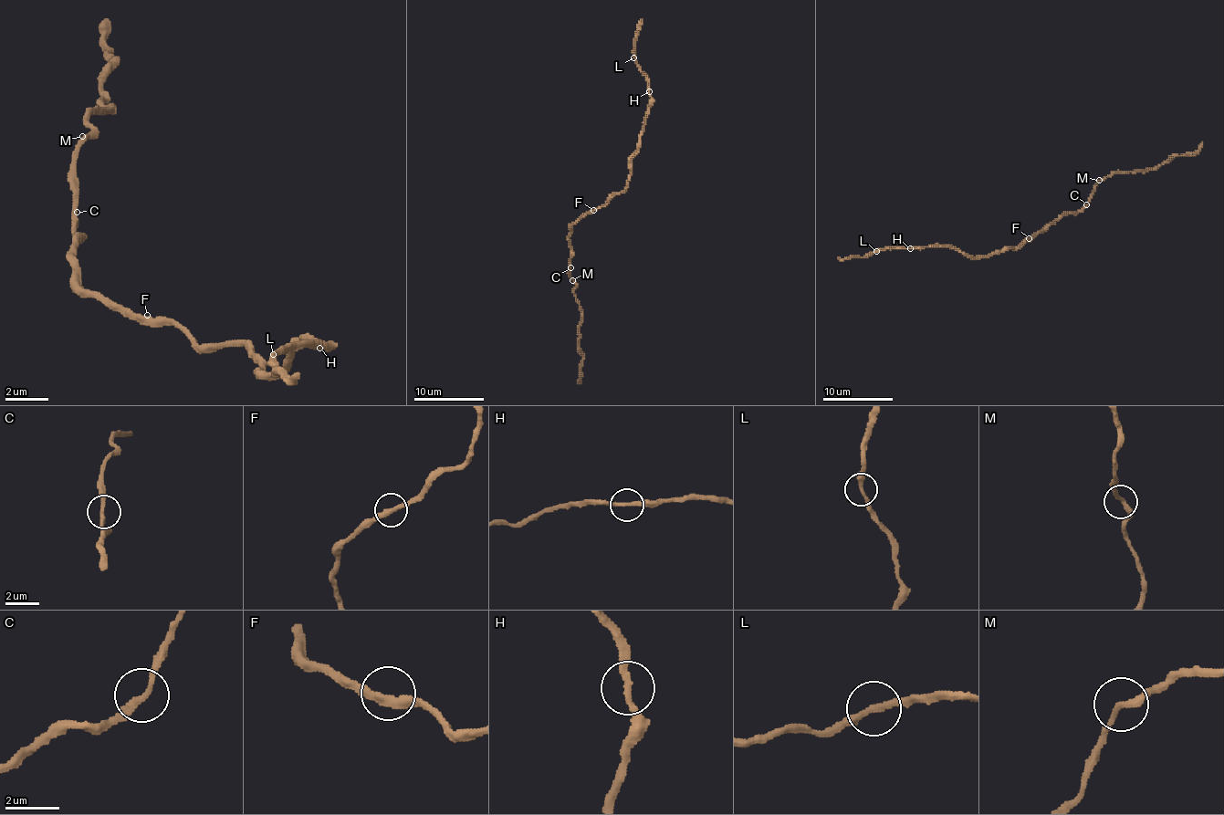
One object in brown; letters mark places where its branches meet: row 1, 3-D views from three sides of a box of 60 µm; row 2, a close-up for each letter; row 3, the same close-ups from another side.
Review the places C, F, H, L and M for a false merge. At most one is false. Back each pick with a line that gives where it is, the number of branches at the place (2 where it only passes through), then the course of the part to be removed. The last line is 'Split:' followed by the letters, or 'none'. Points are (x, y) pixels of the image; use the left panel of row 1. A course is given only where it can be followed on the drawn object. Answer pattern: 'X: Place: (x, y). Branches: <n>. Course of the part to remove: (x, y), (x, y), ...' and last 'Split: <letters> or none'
Split: none

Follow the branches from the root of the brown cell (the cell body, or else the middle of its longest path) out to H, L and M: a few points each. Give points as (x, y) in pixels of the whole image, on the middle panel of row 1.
H: (593, 212), (614, 194), (620, 194), (626, 185), (630, 158), (637, 149), (651, 99), (649, 91)
L: (593, 212), (624, 189), (630, 173), (630, 158), (637, 149), (651, 99), (649, 78), (633, 57)
M: (593, 212), (584, 214), (572, 225), (569, 238), (572, 250), (572, 280)

